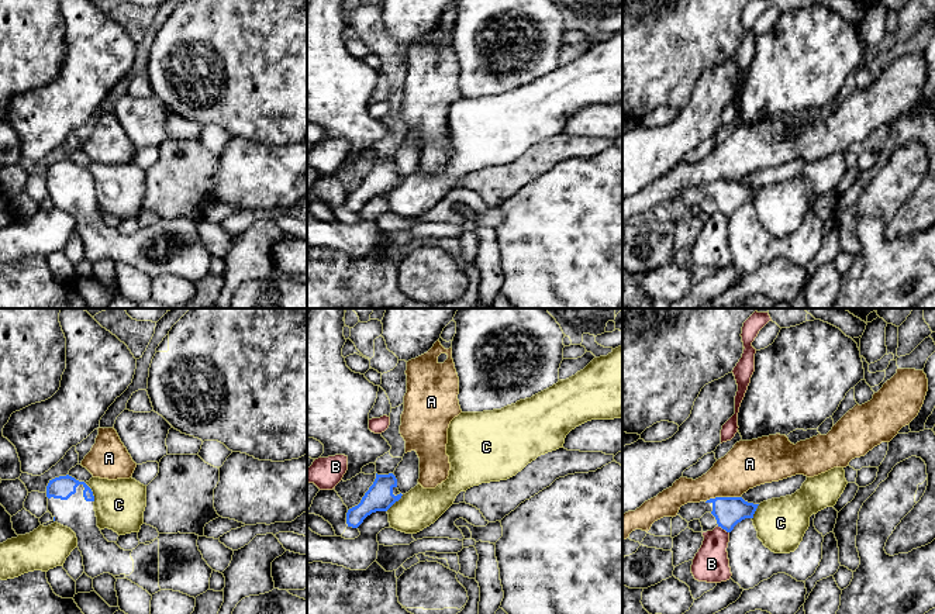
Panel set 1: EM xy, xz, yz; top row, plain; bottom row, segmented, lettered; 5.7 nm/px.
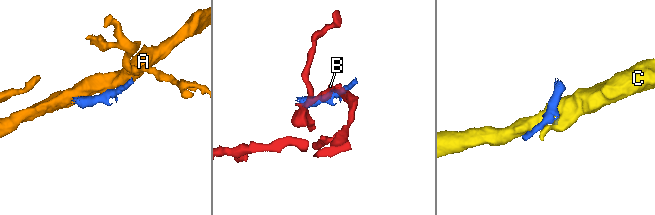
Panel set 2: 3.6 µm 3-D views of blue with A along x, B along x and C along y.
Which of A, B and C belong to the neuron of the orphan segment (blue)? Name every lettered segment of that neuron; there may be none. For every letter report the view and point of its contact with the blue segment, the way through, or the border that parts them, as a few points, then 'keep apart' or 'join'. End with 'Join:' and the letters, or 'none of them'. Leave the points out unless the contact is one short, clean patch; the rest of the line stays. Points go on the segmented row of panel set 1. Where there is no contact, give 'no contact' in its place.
A: yz (723, 497) | along yz (739, 496), (716, 496), (706, 502) | keep apart
B: yz (723, 528) | along yz (717, 525), (728, 533) | keep apart
C: xy (92, 492) | keep apart
Join: none of them

